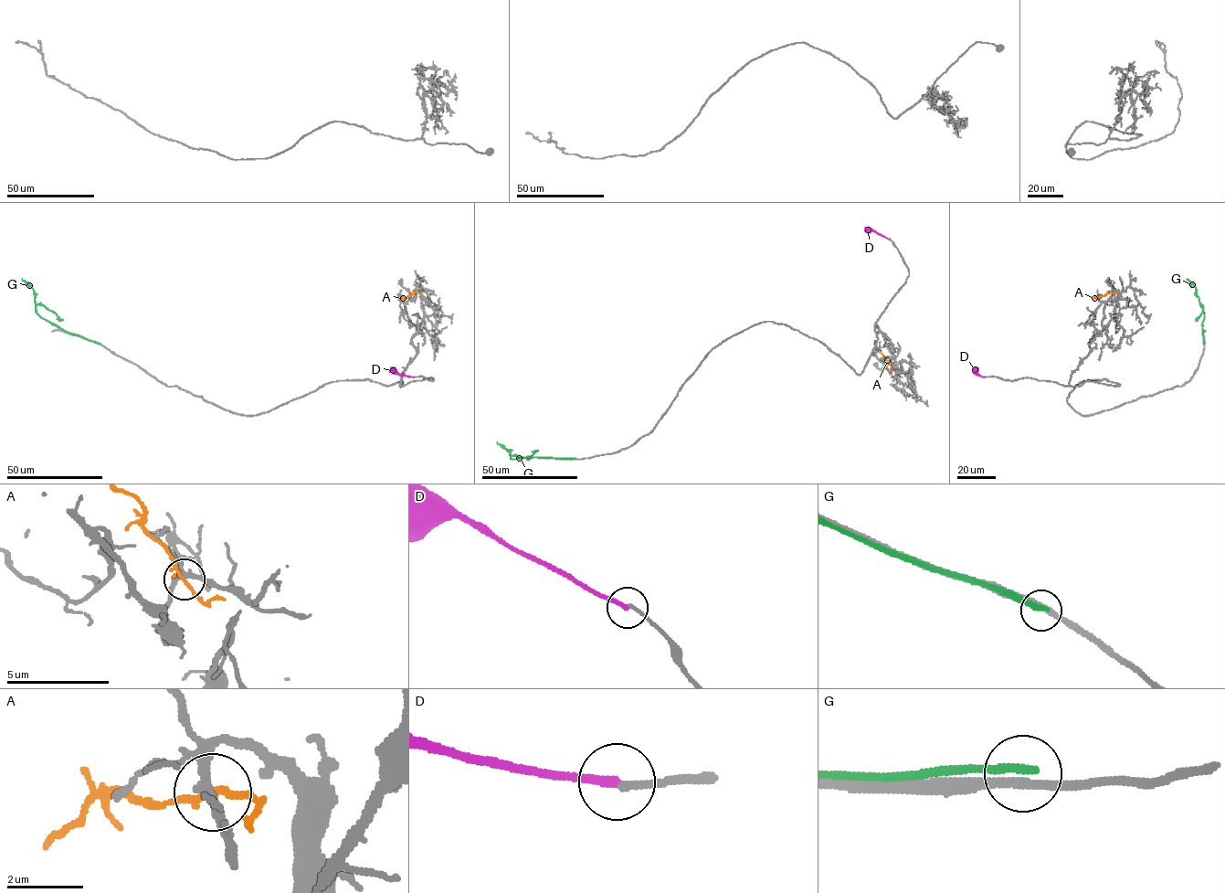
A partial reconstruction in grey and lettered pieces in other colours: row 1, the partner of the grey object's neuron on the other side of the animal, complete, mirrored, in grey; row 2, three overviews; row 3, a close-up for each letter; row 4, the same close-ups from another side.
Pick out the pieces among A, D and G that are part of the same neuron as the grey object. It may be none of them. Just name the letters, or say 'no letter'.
no letter

